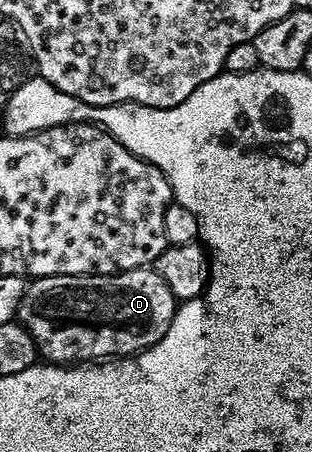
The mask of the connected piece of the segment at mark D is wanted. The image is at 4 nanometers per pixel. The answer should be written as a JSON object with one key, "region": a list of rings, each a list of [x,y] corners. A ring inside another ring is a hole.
{"region":[[[143,267],[141,269],[129,269],[123,273],[85,273],[77,277],[76,275],[60,275],[59,277],[39,277],[31,280],[26,286],[26,294],[20,299],[18,304],[17,320],[32,335],[38,352],[47,362],[55,365],[73,365],[75,363],[94,363],[99,359],[113,359],[116,357],[128,357],[131,353],[139,353],[145,349],[150,349],[152,343],[156,343],[168,331],[168,327],[174,318],[176,299],[172,291],[168,291],[168,283],[160,279],[160,275],[153,267]]]}

